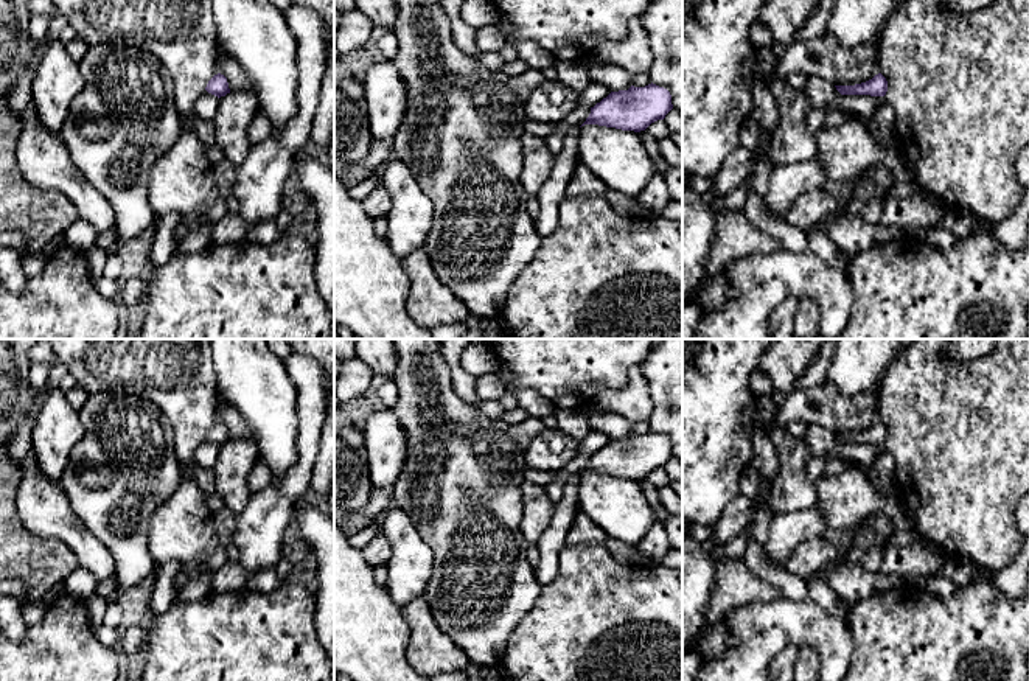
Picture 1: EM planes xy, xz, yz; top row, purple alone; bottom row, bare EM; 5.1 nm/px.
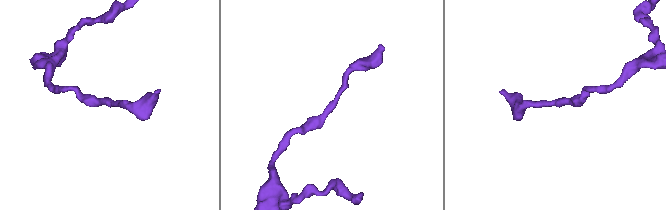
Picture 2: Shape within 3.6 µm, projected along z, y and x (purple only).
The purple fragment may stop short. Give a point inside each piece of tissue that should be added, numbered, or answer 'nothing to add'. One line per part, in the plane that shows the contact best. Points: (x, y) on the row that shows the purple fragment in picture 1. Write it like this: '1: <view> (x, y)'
nothing to add

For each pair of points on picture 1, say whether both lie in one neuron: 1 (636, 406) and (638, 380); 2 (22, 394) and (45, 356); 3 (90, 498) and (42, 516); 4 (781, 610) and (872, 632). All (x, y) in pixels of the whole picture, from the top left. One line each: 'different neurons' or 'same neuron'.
1: same neuron
2: different neurons
3: different neurons
4: different neurons

